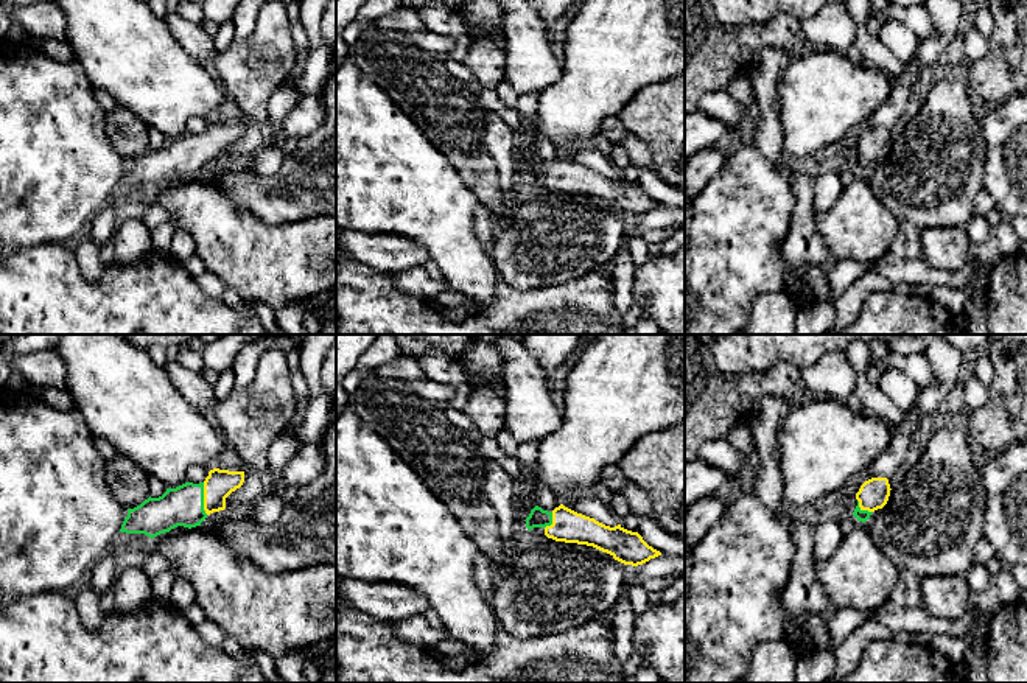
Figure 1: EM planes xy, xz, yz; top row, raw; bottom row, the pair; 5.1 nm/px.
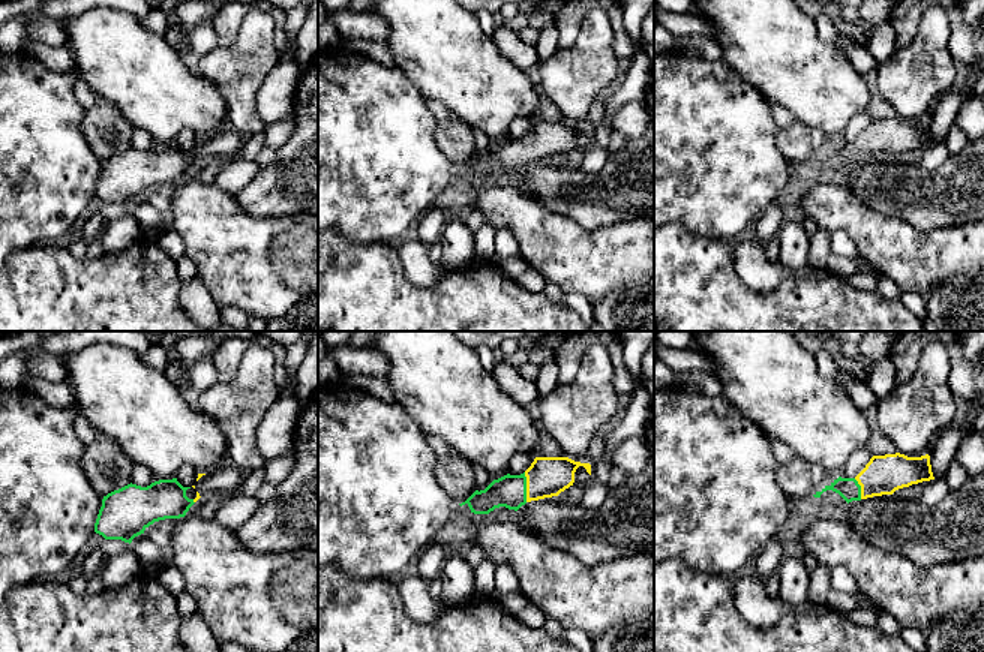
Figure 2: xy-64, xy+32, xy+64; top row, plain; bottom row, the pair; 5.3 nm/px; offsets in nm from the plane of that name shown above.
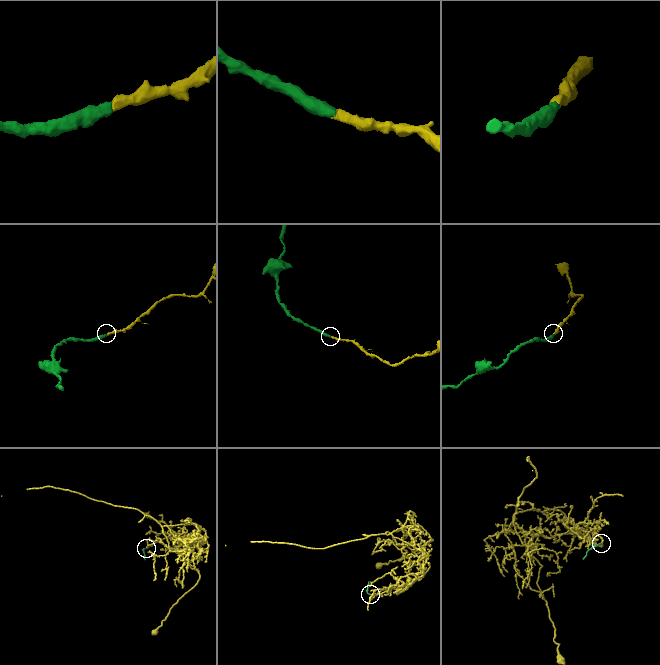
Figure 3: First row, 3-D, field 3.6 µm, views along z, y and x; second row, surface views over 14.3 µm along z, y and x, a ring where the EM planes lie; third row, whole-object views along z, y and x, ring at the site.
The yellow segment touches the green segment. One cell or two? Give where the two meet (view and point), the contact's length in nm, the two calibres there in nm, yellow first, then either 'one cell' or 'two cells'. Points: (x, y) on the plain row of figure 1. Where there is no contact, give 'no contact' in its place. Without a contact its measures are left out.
contact xy (204, 150); length 170 nm; calibres 150 and 200 nm; one cell

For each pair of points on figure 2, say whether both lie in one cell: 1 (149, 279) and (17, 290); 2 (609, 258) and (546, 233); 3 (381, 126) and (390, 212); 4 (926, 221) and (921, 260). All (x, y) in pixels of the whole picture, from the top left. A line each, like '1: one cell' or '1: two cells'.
1: one cell
2: one cell
3: one cell
4: two cells

